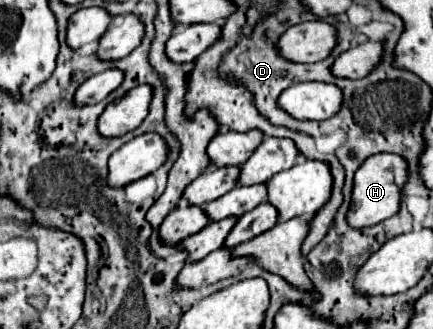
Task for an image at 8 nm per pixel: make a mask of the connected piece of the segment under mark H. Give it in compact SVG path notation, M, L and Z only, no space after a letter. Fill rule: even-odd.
M374 154L356 170L352 184L352 204L346 214L346 222L360 230L366 226L374 226L390 216L394 216L400 208L402 182L406 182L406 162L398 158L398 154Z

